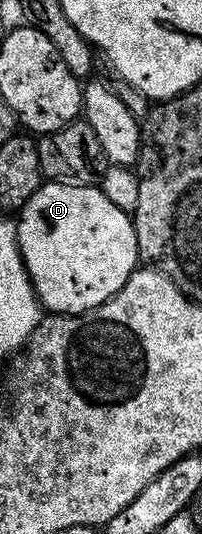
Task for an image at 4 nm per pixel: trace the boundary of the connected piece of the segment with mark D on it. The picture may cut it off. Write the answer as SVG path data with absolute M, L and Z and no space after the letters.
M47 180L30 196L28 203L22 206L16 217L16 228L18 231L18 250L22 256L26 274L30 276L34 294L38 296L39 306L50 315L86 313L89 309L100 307L100 303L112 299L116 295L116 291L120 291L120 287L124 287L124 283L128 283L128 279L140 265L138 248L136 247L136 231L134 230L131 214L120 211L120 207L116 207L116 203L111 203L102 194L101 188L94 185L66 185L63 181Z

